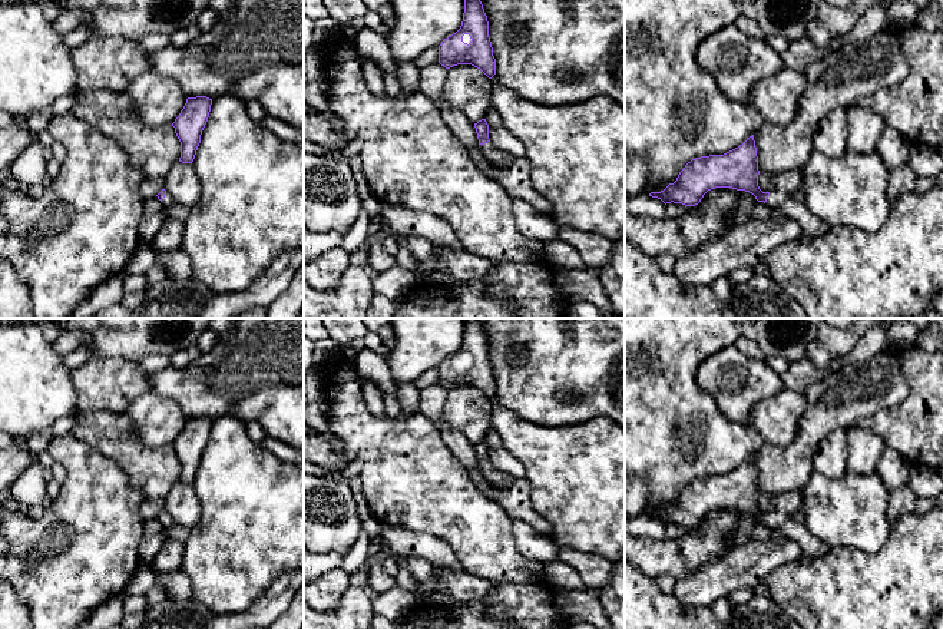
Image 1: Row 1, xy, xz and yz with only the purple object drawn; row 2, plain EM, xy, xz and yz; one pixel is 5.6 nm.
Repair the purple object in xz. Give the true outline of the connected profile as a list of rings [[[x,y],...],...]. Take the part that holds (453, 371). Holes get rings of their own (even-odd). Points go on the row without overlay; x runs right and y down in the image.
[[[464,318],[461,347],[439,367],[439,384],[446,390],[472,385],[489,400],[496,395],[489,342],[479,318]]]

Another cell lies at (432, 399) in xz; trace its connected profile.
[[[440,384],[421,388],[418,411],[436,424],[447,447],[457,456],[467,470],[477,469],[479,460],[474,444],[472,444],[463,433],[446,426],[441,420],[441,410],[446,400],[447,390]]]

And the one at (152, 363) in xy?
[[[161,354],[146,355],[140,358],[138,364],[149,374],[153,374],[172,365],[171,358]]]

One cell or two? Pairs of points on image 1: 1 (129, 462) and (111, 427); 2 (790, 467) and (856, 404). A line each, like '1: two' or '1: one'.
1: one
2: one

